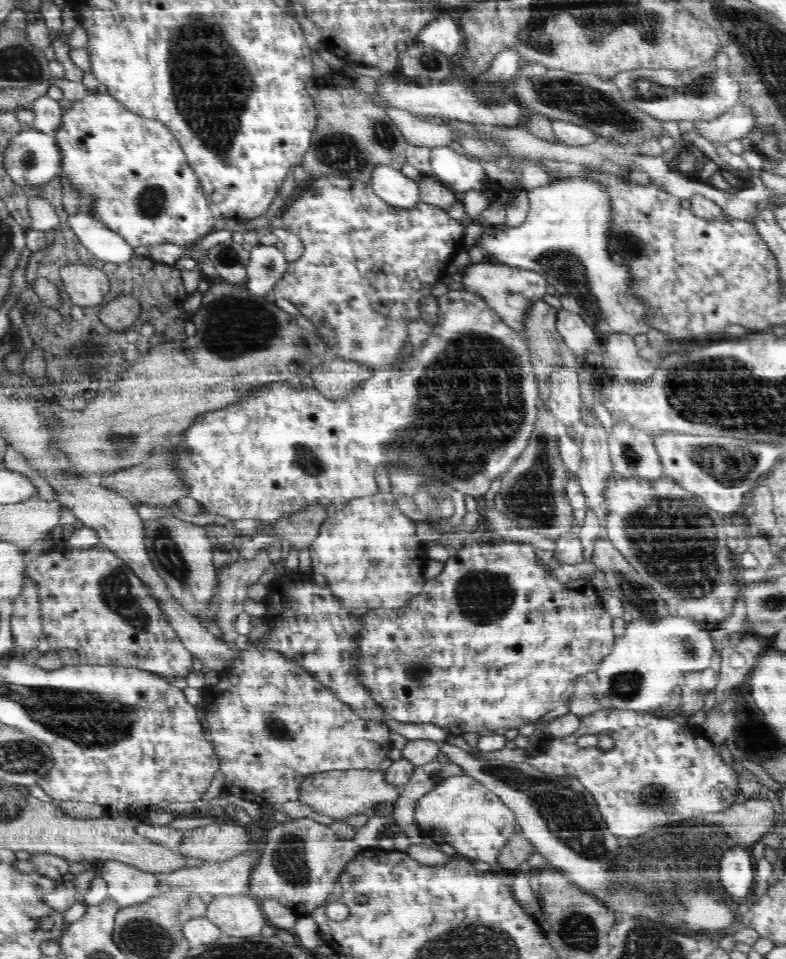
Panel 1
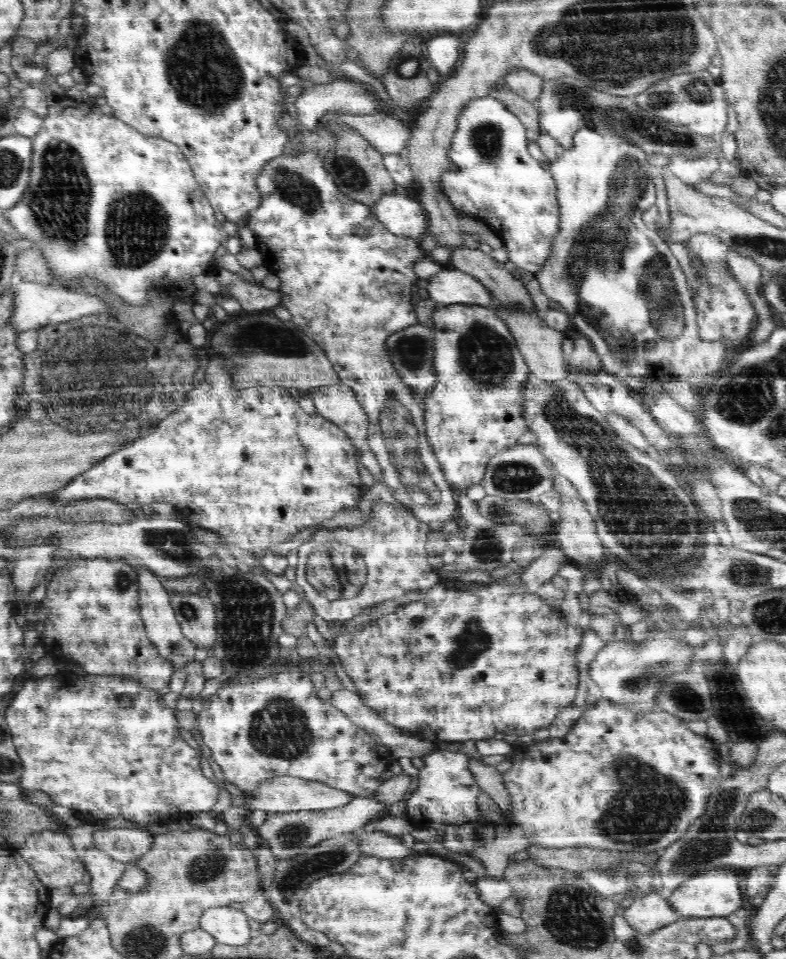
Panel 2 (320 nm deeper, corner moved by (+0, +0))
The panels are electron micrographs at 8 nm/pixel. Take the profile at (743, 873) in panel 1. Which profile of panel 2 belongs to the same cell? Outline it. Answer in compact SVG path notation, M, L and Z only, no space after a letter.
M712 868L686 879L668 898L671 908L682 918L727 917L742 907L740 880L734 868Z

